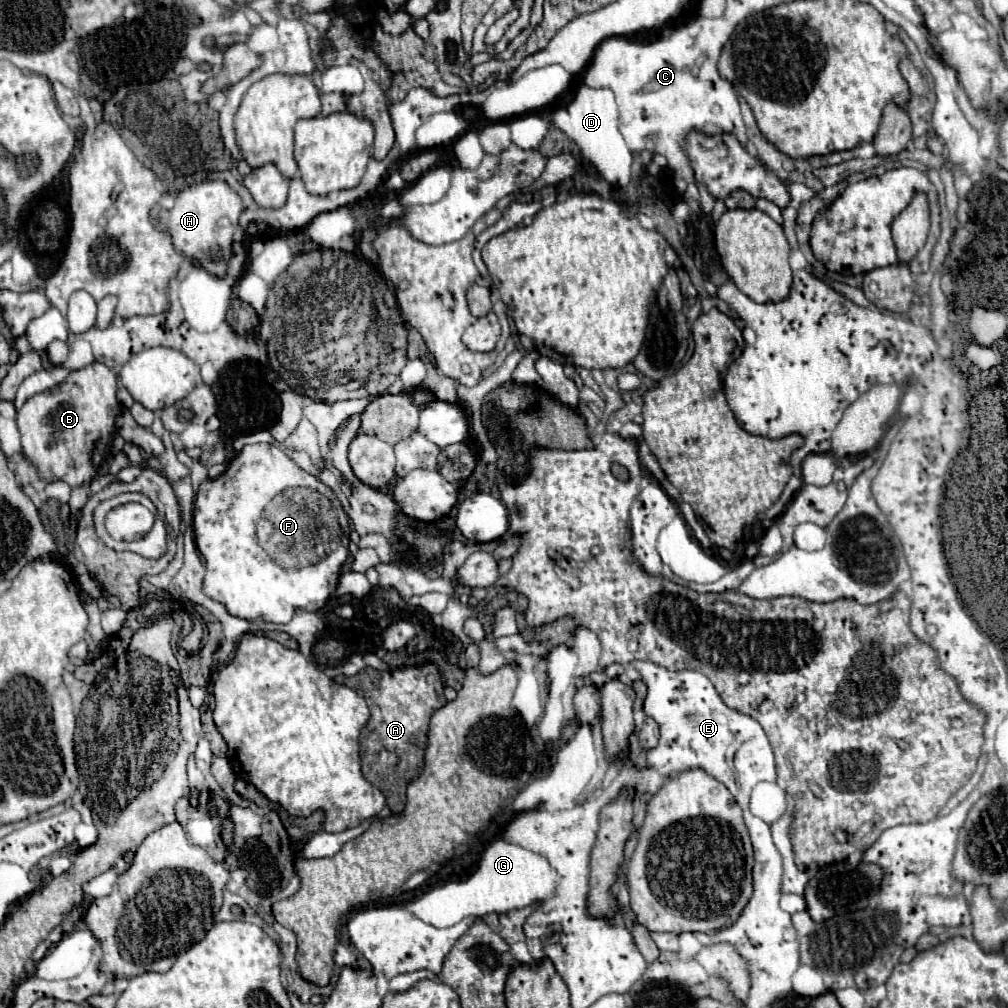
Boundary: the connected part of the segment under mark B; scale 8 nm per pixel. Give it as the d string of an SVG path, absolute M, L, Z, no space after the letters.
M91 362L81 370L73 370L67 380L57 390L47 390L43 394L33 396L23 404L17 412L17 426L21 432L21 452L23 456L37 468L39 478L43 482L67 482L71 488L91 482L101 466L101 460L107 456L113 434L115 434L115 420L121 414L123 406L119 404L117 396L117 376L109 366L103 362Z

